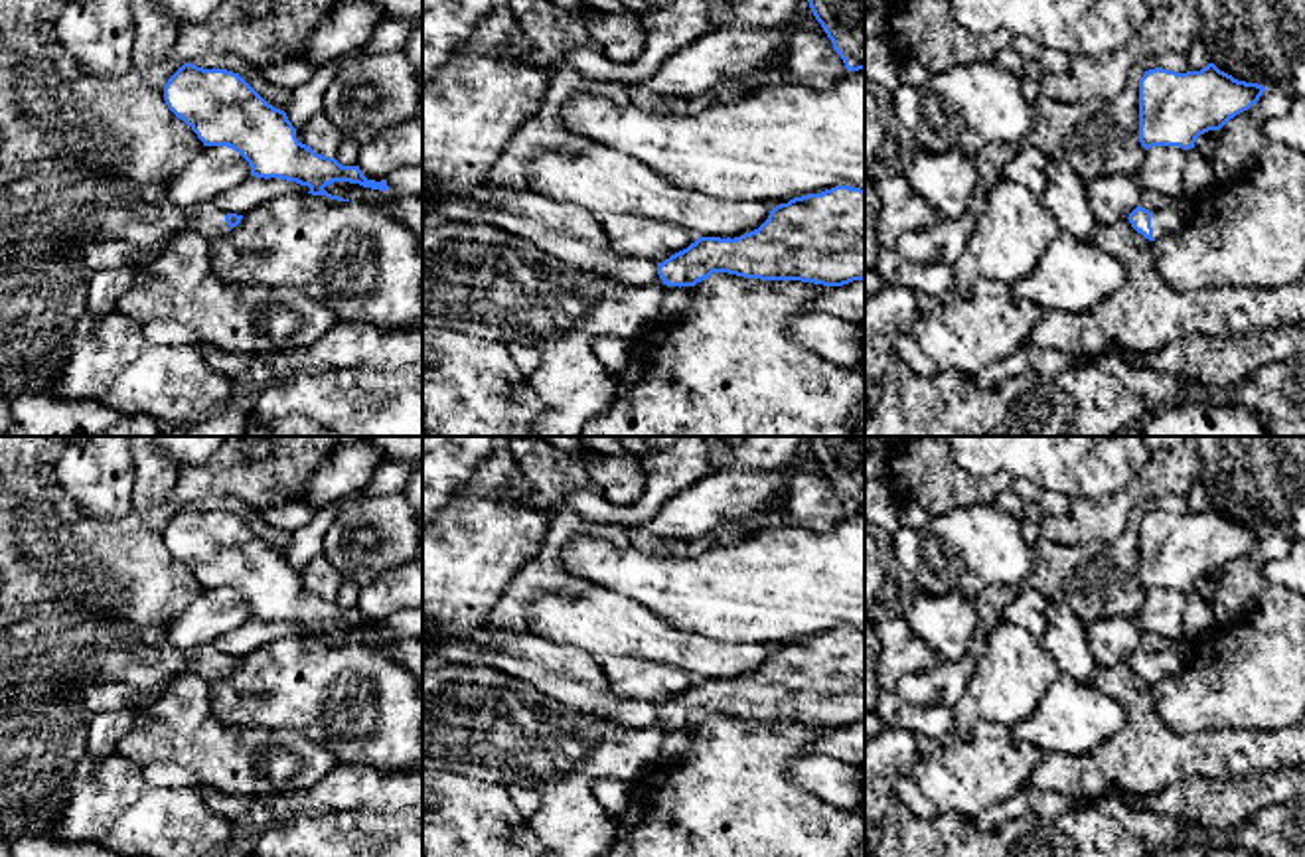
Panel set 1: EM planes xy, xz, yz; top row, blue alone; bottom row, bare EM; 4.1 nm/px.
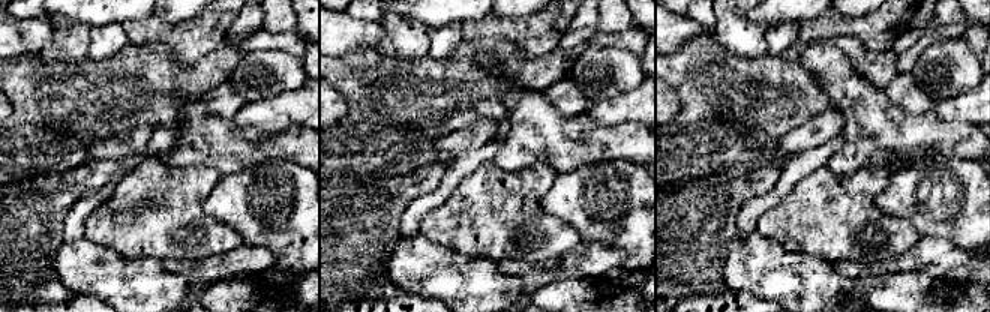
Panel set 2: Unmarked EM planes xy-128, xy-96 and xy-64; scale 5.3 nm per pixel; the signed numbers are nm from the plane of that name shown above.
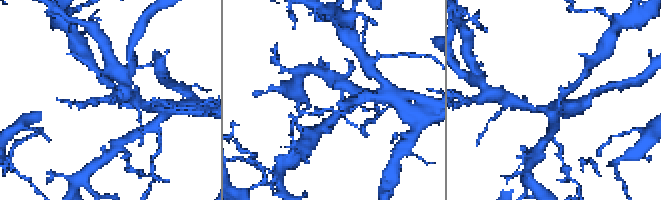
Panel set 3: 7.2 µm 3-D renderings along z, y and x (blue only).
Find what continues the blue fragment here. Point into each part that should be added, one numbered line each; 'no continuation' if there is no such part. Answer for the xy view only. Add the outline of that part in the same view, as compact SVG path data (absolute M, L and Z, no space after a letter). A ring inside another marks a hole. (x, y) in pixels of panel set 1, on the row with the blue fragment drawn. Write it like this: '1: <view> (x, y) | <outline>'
1: xy (74, 196) | M83 150L0 168L0 261L65 241L116 239L140 251L186 231L197 231L213 241L231 229L225 215L211 201L178 207L168 197L168 184L124 182L111 162Z

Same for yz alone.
1: yz (1165, 220) | M1159 207L1151 211L1153 239L1177 233L1185 223L1185 215L1173 207Z

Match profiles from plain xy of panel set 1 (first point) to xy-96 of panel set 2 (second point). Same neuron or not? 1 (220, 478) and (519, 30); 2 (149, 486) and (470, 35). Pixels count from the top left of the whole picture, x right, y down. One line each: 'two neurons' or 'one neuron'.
1: one neuron
2: two neurons

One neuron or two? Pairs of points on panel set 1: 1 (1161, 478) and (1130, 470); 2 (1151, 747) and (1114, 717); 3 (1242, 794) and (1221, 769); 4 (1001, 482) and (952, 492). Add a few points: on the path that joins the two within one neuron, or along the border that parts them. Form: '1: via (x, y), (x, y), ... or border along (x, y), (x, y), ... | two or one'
1: border along (1153, 457), (1153, 467), (1142, 482) | two
2: border along (1096, 688), (1122, 705), (1126, 721), (1088, 753) | two
3: border along (1274, 769), (1225, 780), (1181, 779) | two
4: via (990, 486), (984, 490), (964, 490) | one

